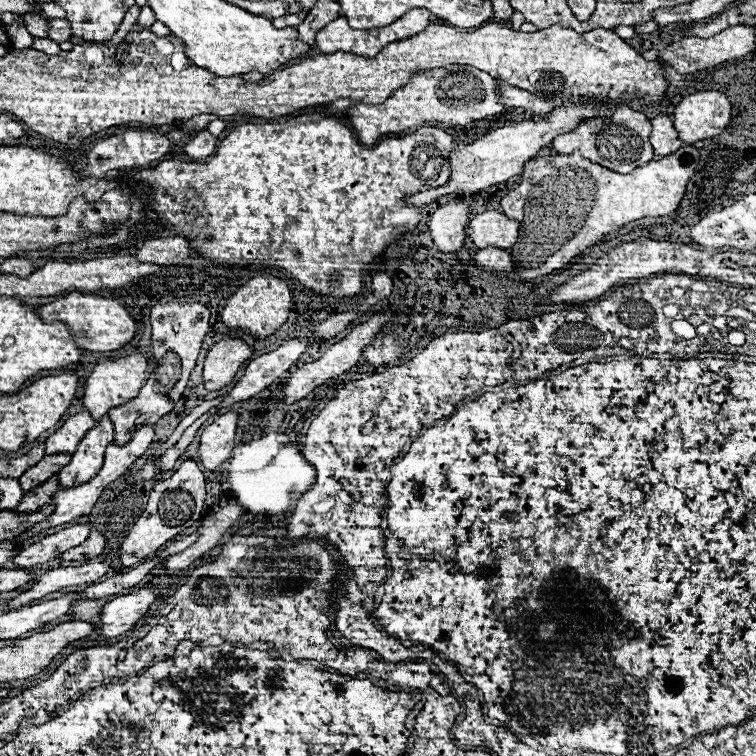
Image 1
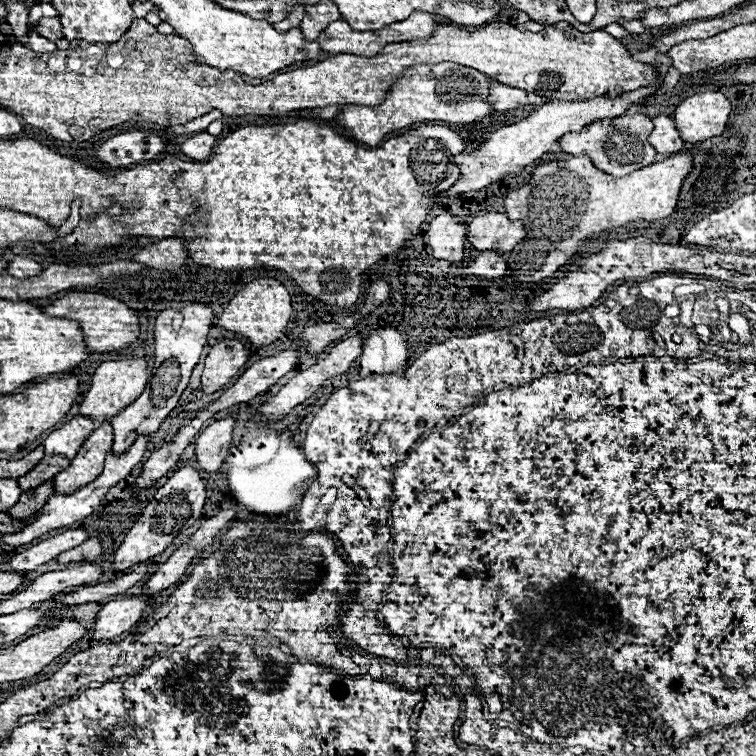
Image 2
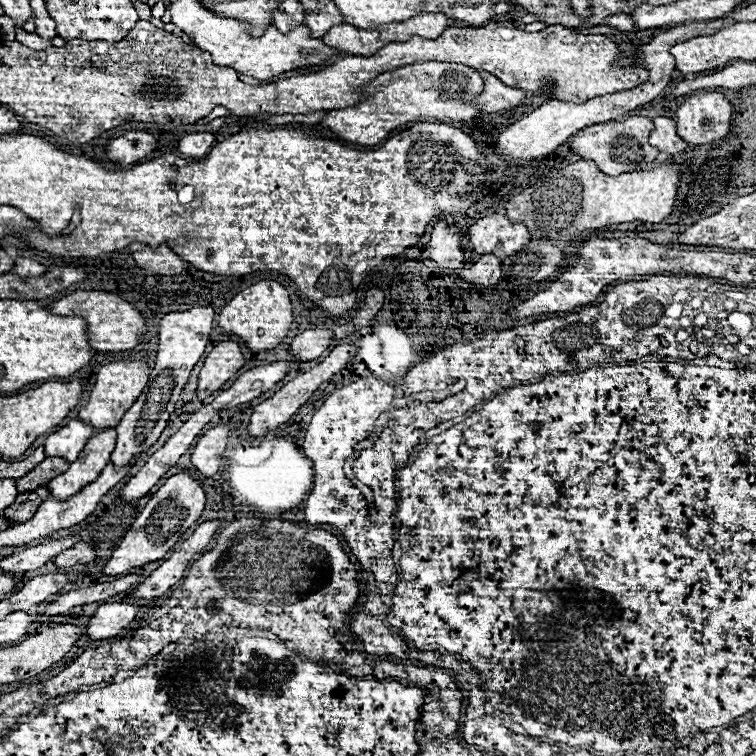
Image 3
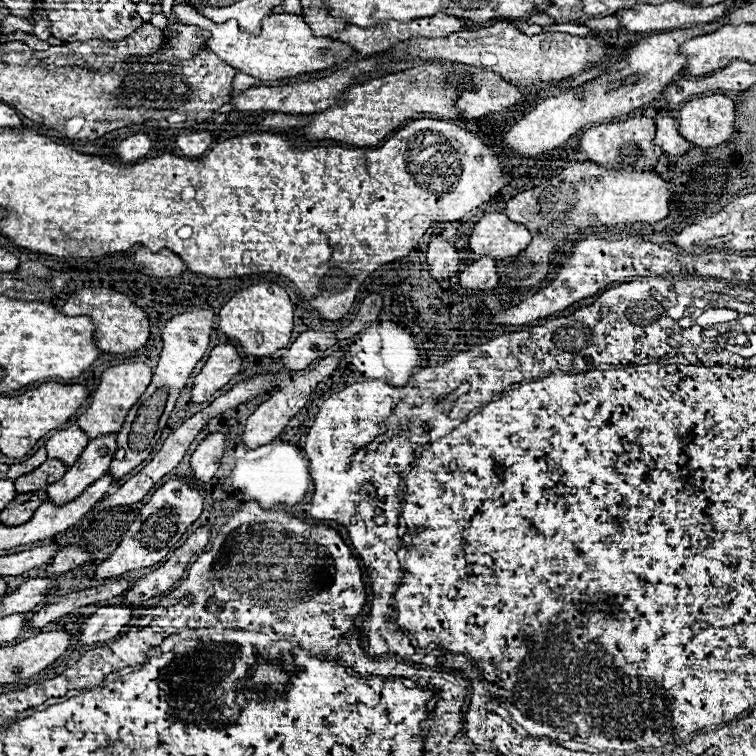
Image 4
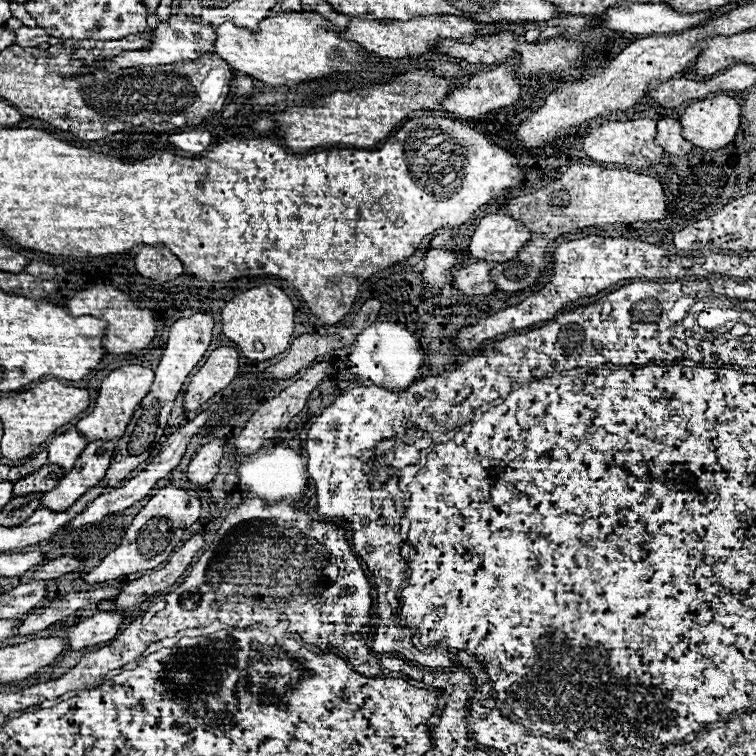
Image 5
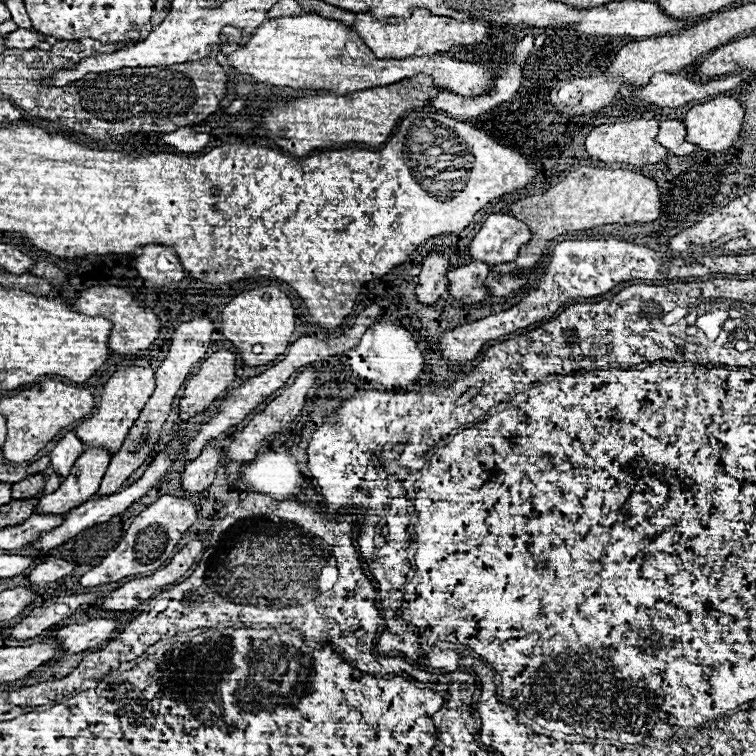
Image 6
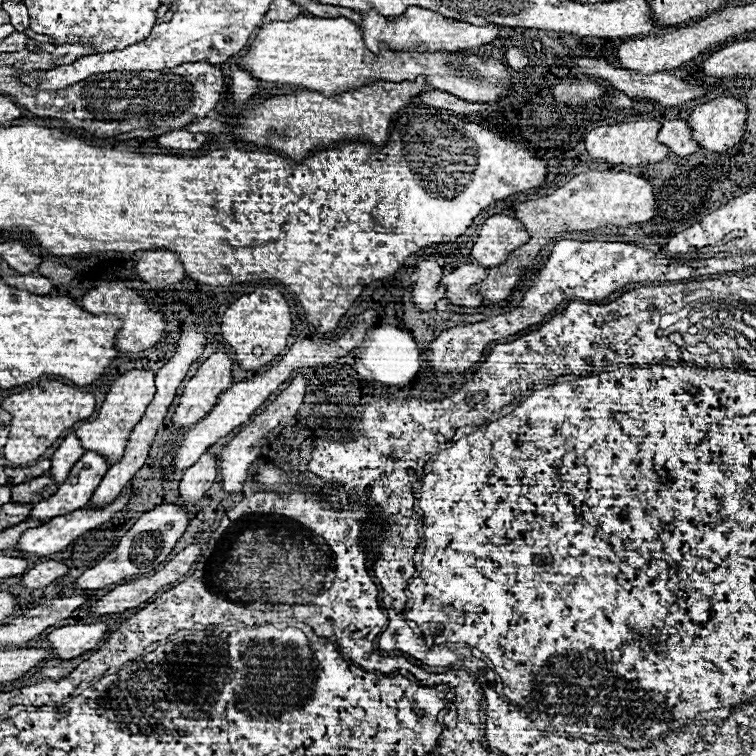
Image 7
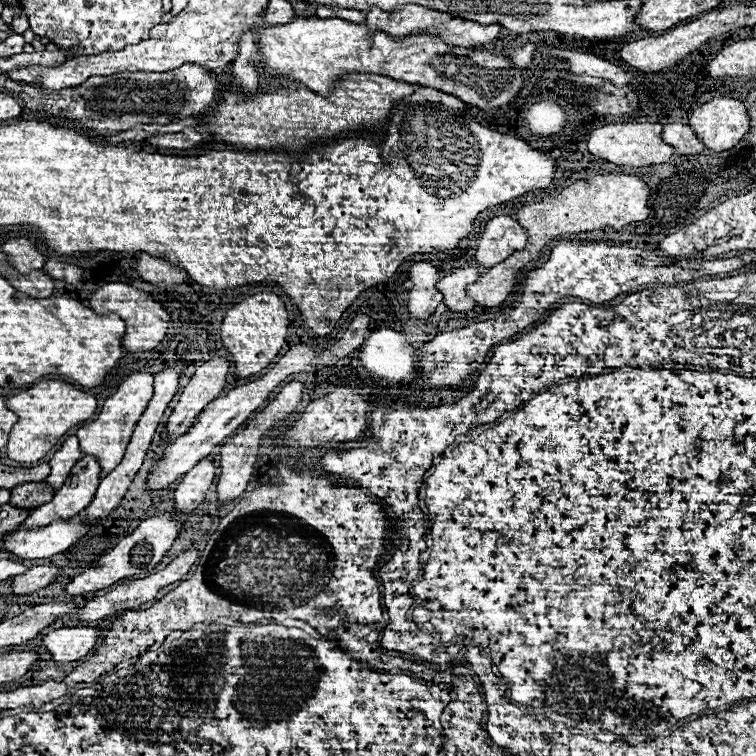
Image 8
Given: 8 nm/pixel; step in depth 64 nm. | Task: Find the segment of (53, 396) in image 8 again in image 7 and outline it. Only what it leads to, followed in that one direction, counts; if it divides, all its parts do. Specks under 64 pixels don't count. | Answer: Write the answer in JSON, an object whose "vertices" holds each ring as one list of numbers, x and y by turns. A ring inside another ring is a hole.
{"vertices":[[45,380,20,394,12,394,2,400,2,408,12,414,8,444,4,446,4,456,14,464,26,464,38,460,54,440,70,428,74,422,90,418,96,408,94,394,76,390,61,381]]}

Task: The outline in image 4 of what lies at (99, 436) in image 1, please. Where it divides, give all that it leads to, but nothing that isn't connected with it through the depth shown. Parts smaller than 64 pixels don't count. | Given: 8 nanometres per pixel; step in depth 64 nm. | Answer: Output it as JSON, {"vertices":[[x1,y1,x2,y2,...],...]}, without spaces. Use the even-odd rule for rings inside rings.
{"vertices":[[116,434,92,438,80,458,68,468,68,472,46,488,48,500,54,500,54,504,66,504,66,500,80,496,90,484,94,484,94,480,98,480,98,476,108,472,114,450]]}

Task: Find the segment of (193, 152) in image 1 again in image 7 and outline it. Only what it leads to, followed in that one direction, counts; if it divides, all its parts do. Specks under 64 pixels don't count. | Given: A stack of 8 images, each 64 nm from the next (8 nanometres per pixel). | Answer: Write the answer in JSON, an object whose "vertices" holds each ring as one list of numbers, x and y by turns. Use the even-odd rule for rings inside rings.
{"vertices":[[184,128,172,130,168,134,162,134,158,142,164,148,176,148,176,150,198,150,206,142,206,134,192,134]]}

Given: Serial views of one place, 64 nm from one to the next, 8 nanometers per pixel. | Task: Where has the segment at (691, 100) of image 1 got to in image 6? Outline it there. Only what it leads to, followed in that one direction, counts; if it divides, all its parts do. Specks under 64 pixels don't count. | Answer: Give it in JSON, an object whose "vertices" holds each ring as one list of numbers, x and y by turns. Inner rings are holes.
{"vertices":[[718,96,714,100,696,104,688,110,686,140,708,152,722,152,738,140,744,120,744,108,730,96]]}

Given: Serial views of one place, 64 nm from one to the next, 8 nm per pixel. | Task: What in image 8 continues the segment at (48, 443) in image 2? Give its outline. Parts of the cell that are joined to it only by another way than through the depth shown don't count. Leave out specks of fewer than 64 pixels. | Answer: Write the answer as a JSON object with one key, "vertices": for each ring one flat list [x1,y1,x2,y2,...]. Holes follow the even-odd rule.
{"vertices":[[68,436,66,442,62,444,62,448,52,456,50,466,52,472,46,480,50,480,50,488,60,488,62,482,66,480,66,476,70,474,70,468,82,458,82,452,78,448,78,438,76,436]]}

